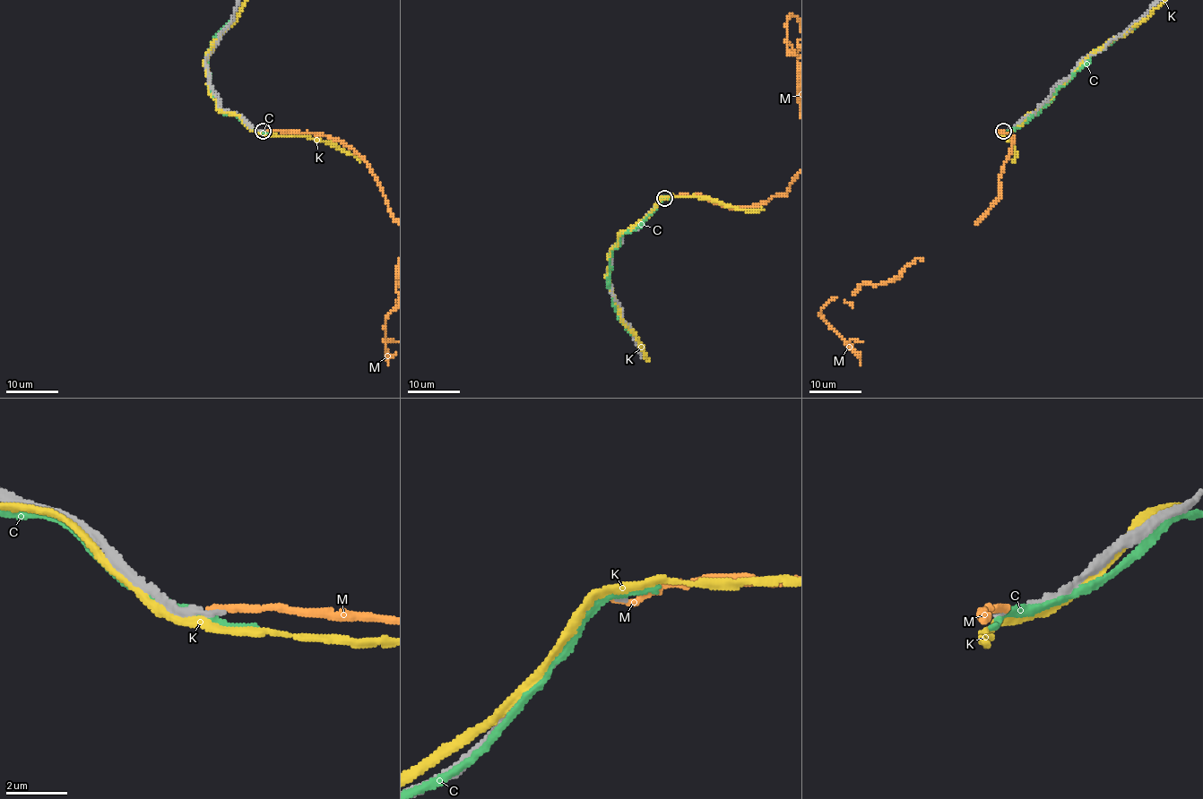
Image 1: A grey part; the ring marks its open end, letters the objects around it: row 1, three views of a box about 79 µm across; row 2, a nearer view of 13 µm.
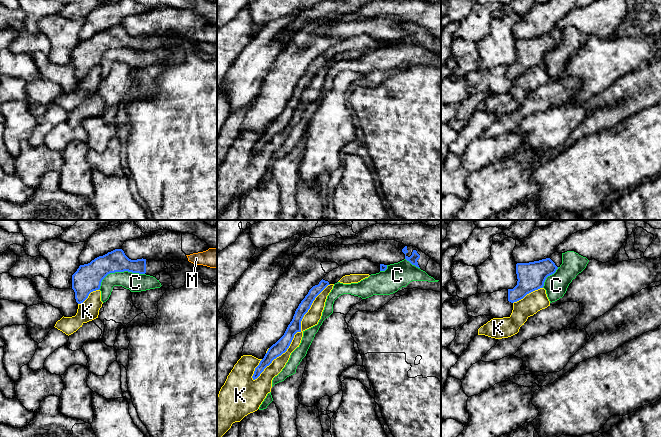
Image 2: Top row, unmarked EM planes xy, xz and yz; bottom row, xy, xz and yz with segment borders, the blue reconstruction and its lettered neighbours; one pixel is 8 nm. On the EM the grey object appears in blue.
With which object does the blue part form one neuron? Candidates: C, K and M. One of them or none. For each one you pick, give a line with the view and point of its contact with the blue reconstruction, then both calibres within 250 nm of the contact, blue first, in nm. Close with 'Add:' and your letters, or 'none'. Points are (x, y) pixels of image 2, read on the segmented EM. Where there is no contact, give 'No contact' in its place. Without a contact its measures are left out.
Add: none

